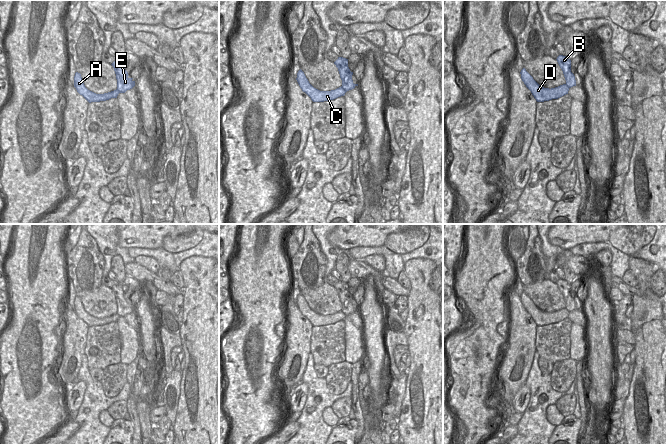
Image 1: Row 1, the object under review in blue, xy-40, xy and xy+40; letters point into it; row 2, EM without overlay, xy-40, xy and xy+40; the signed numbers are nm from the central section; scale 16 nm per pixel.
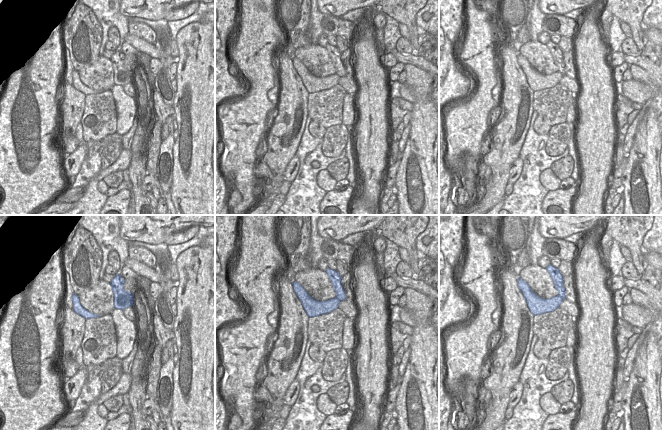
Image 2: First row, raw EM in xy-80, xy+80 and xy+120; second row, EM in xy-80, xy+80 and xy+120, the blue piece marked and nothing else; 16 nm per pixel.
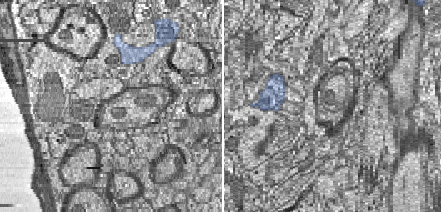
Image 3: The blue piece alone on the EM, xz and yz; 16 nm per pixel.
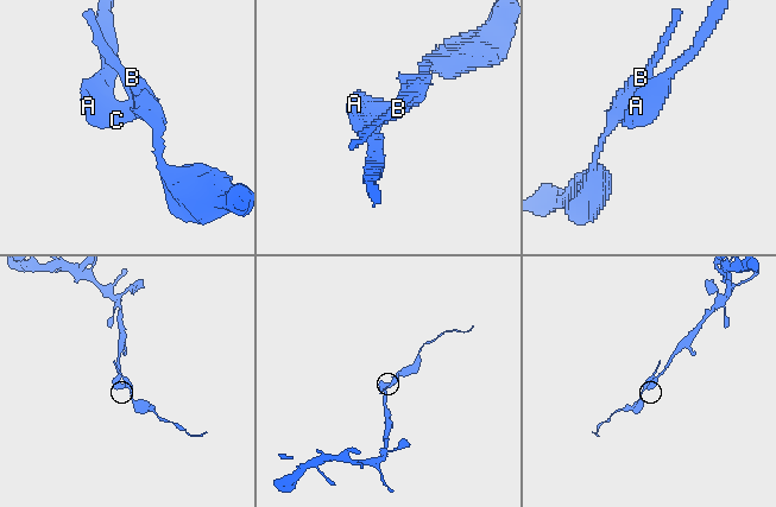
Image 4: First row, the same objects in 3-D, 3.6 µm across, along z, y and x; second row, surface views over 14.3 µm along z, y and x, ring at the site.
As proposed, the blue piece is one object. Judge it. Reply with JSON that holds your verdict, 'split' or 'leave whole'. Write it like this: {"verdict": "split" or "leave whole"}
{"verdict": "split"}

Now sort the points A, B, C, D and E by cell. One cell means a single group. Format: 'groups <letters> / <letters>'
groups A C D / B E

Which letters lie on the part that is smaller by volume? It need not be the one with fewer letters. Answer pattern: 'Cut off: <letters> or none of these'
Cut off: B, E

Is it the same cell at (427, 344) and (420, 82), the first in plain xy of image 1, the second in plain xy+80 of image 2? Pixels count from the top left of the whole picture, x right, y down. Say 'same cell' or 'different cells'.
same cell

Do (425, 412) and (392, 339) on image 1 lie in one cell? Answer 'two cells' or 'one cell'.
two cells

